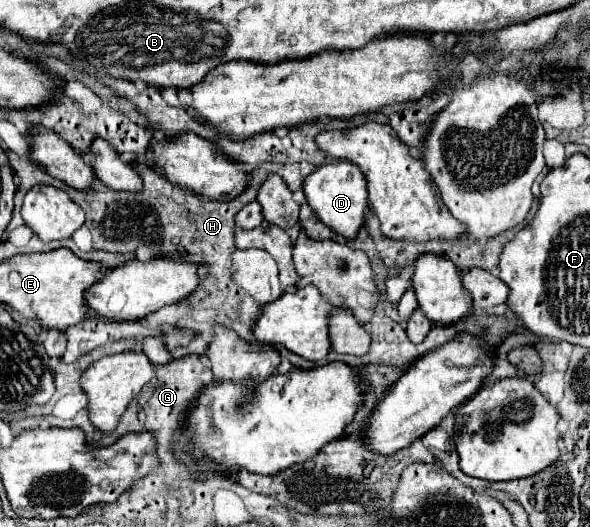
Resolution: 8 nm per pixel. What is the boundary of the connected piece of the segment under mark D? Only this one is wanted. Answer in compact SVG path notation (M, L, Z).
M337 160L331 164L319 166L311 176L305 178L303 192L307 196L309 206L317 214L317 218L325 226L329 226L335 234L341 234L345 238L355 238L359 234L369 200L367 200L367 182L355 164L351 164L347 160L343 160L343 162Z

